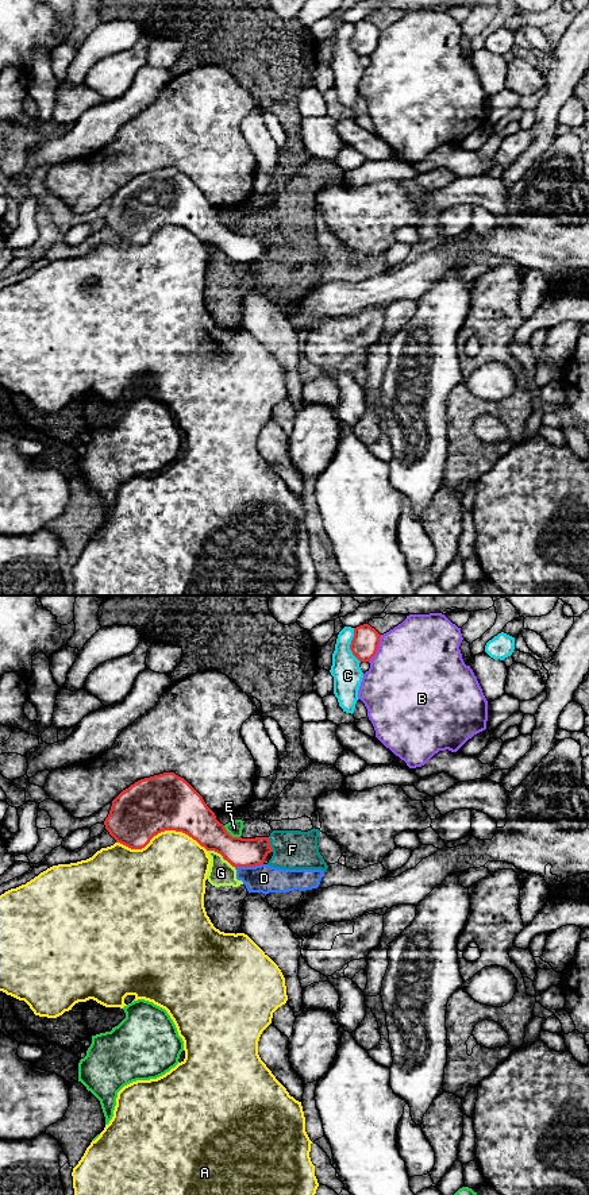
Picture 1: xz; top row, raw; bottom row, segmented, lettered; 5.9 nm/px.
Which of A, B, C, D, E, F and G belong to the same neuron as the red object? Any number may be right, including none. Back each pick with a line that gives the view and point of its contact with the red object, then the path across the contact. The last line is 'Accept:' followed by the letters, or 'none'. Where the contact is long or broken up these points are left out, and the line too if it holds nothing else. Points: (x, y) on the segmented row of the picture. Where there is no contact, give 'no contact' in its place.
Accept: none

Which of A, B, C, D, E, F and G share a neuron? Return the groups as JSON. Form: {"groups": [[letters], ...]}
{"groups": [["A"], ["B"], ["C"], ["D", "F", "G"], ["E"]]}

